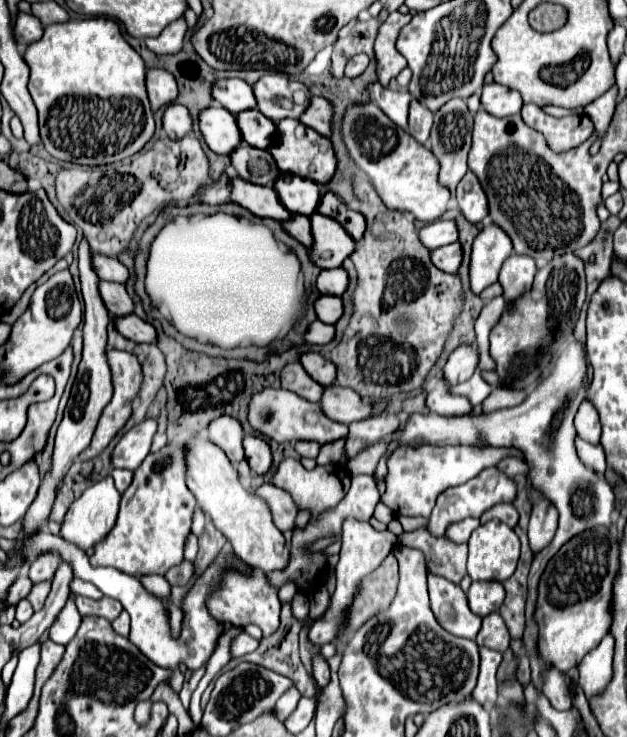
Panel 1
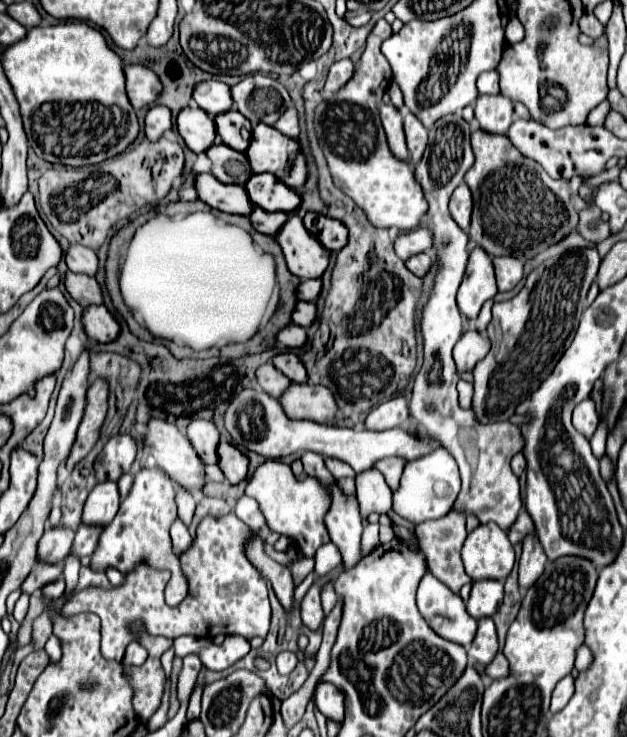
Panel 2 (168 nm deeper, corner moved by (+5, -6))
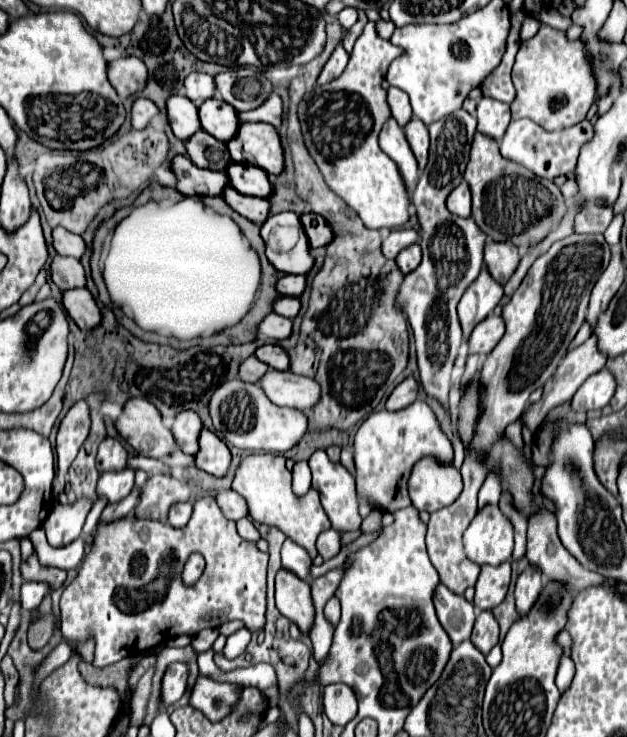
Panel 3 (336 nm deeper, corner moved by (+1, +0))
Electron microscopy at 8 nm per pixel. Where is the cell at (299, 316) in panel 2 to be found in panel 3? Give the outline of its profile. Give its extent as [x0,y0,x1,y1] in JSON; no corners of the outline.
[273,296,301,318]

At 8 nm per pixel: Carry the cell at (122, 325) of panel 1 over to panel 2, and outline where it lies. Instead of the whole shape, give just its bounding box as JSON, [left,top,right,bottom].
[83,306,121,342]

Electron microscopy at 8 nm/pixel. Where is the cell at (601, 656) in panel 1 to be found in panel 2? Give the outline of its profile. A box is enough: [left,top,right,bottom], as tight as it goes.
[575,646,593,672]

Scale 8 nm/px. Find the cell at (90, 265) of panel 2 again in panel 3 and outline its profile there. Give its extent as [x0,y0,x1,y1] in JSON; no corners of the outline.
[53,226,85,258]

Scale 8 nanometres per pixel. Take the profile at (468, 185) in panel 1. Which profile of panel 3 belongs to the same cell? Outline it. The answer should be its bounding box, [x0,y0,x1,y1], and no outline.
[447,182,471,216]

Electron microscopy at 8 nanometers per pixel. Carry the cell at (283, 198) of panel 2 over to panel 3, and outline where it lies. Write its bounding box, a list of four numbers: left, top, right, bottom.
[225,164,273,198]

